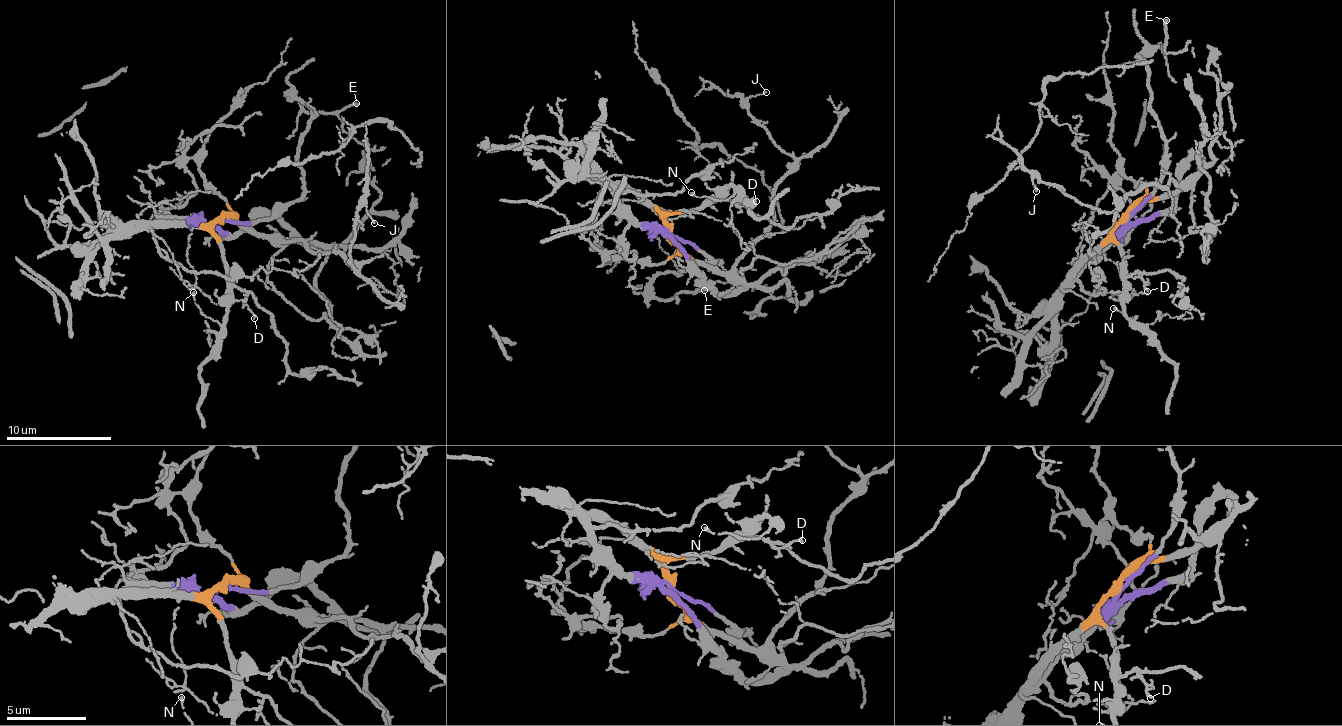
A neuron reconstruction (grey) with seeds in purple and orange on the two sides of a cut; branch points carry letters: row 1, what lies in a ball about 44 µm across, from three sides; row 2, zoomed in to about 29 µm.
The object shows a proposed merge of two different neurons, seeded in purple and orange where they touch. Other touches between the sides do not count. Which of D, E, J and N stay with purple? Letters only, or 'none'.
E

